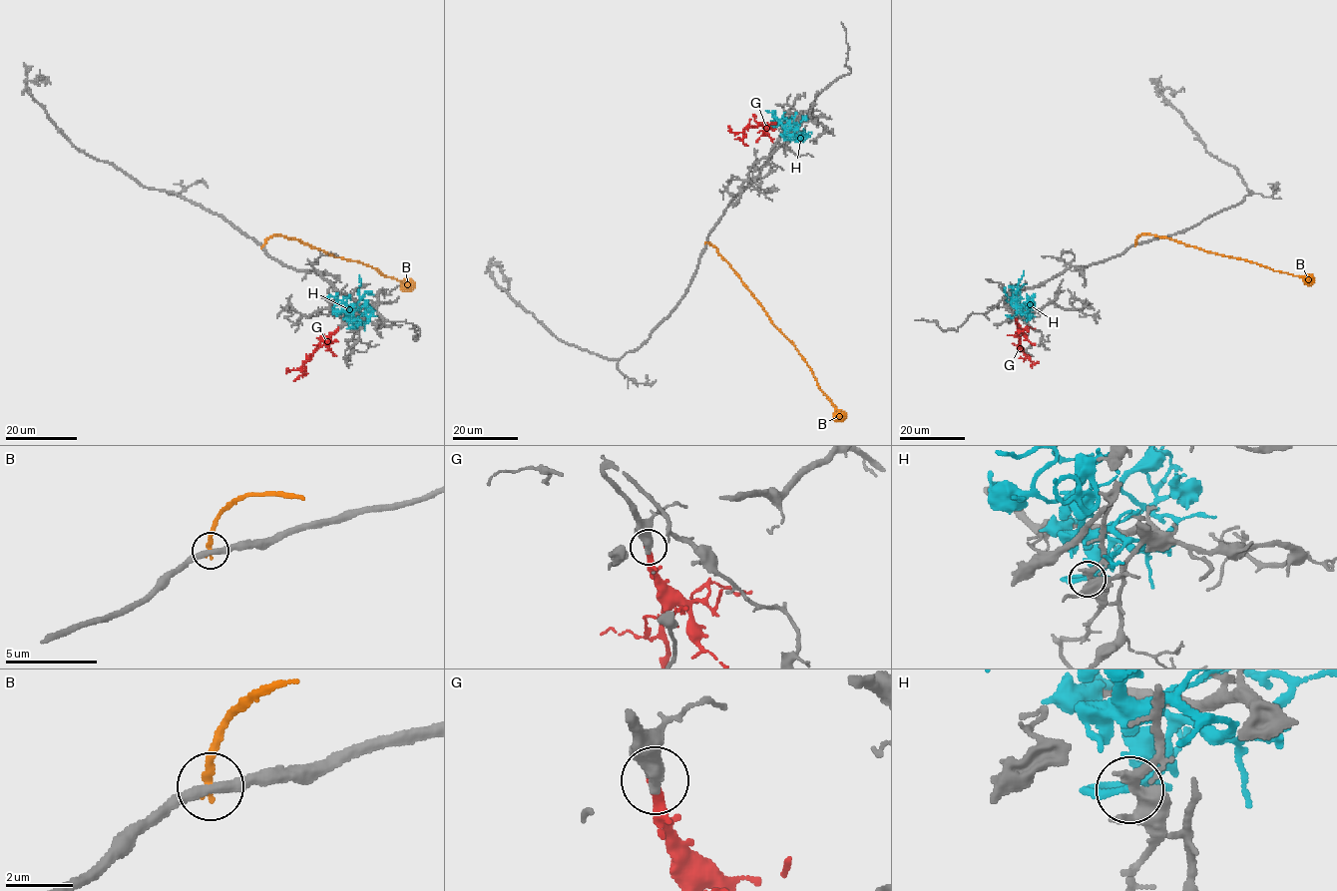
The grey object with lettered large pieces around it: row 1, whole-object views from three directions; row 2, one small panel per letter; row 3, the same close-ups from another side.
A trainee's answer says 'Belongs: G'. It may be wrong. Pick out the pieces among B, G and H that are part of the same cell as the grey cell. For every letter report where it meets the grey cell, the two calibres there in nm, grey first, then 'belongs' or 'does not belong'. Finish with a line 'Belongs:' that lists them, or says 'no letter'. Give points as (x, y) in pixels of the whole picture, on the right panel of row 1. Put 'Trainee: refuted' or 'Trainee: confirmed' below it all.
B: (1135, 243) | 360/240 nm | does not belong
G: (1016, 319) | 480/380 nm | does not belong
H: (1025, 319) | 360/200 nm | does not belong
Belongs: no letter
Trainee: refuted

